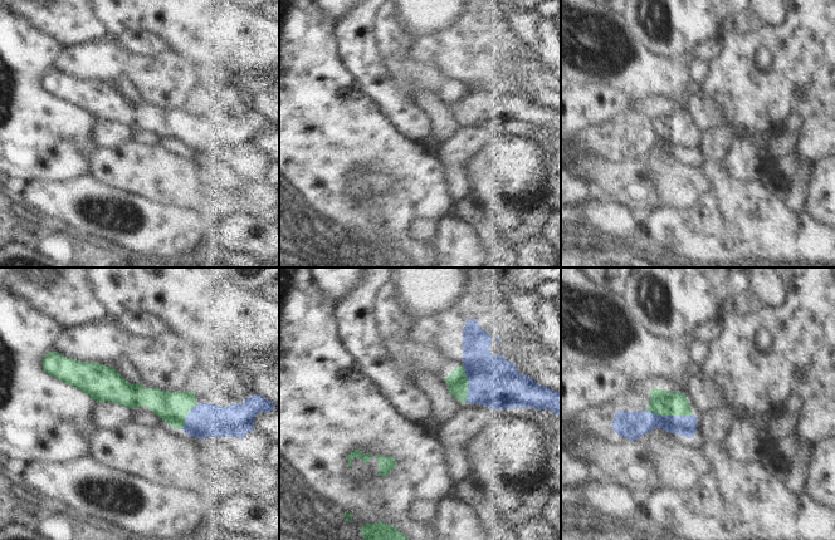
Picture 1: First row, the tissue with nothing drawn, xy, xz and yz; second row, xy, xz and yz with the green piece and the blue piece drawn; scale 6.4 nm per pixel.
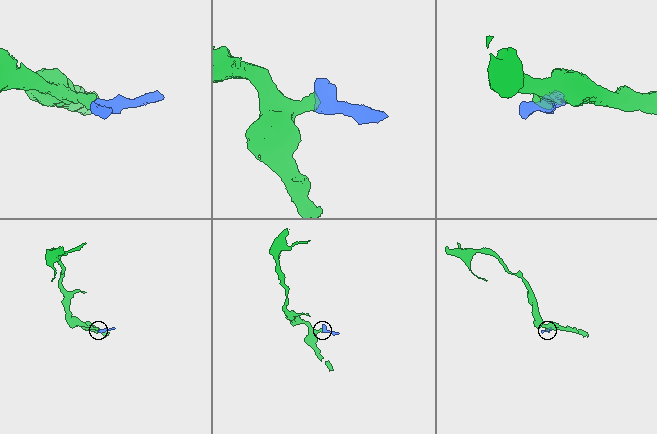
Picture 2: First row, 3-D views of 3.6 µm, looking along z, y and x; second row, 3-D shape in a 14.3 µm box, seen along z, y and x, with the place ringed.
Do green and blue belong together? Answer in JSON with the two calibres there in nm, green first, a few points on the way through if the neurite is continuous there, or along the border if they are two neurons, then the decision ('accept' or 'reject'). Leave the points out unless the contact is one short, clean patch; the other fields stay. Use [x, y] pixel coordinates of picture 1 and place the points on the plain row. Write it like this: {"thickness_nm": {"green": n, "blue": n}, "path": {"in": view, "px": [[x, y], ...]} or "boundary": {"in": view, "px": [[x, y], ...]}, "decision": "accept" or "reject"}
{"thickness_nm": {"green": 160, "blue": 180}, "path": {"in": "yz", "px": [[662, 121], [669, 133], [658, 133], [631, 143]]}, "decision": "accept"}

